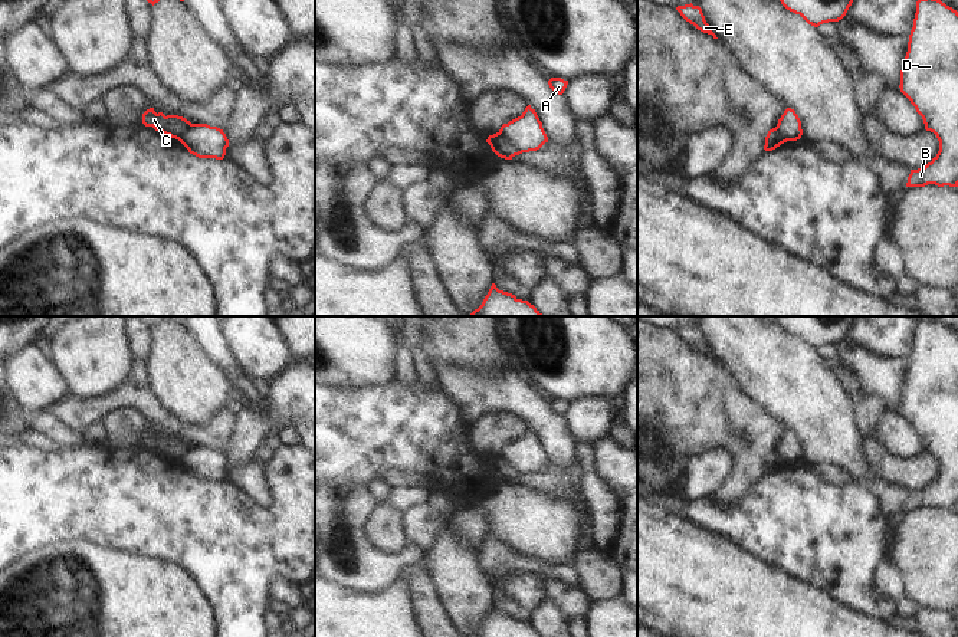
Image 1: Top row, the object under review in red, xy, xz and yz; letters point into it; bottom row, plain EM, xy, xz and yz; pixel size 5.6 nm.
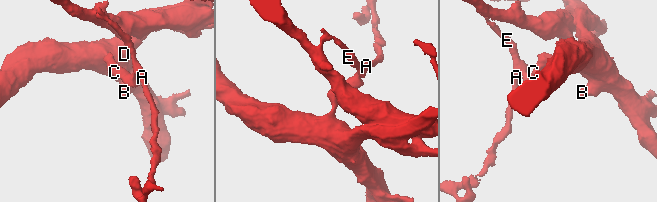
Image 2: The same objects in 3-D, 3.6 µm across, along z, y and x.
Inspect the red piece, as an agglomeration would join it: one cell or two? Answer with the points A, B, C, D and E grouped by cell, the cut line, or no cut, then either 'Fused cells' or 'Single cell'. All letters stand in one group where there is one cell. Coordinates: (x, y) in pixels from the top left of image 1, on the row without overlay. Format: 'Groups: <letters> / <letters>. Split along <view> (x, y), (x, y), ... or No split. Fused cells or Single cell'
Groups: A E / B C D. Split along xz (499, 453), (522, 473). Fused cells.

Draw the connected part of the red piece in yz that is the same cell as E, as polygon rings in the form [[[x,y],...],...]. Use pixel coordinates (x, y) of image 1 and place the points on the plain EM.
[[[690,325],[685,328],[678,328],[676,332],[686,344],[693,347],[698,352],[712,357],[713,361],[718,361],[716,357],[712,354],[712,349],[706,345],[702,331],[699,328],[693,328]]]

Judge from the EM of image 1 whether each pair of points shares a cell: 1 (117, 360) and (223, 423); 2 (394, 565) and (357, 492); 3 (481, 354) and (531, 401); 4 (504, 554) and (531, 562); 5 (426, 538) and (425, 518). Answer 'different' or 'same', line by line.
1: different
2: same
3: different
4: same
5: same

